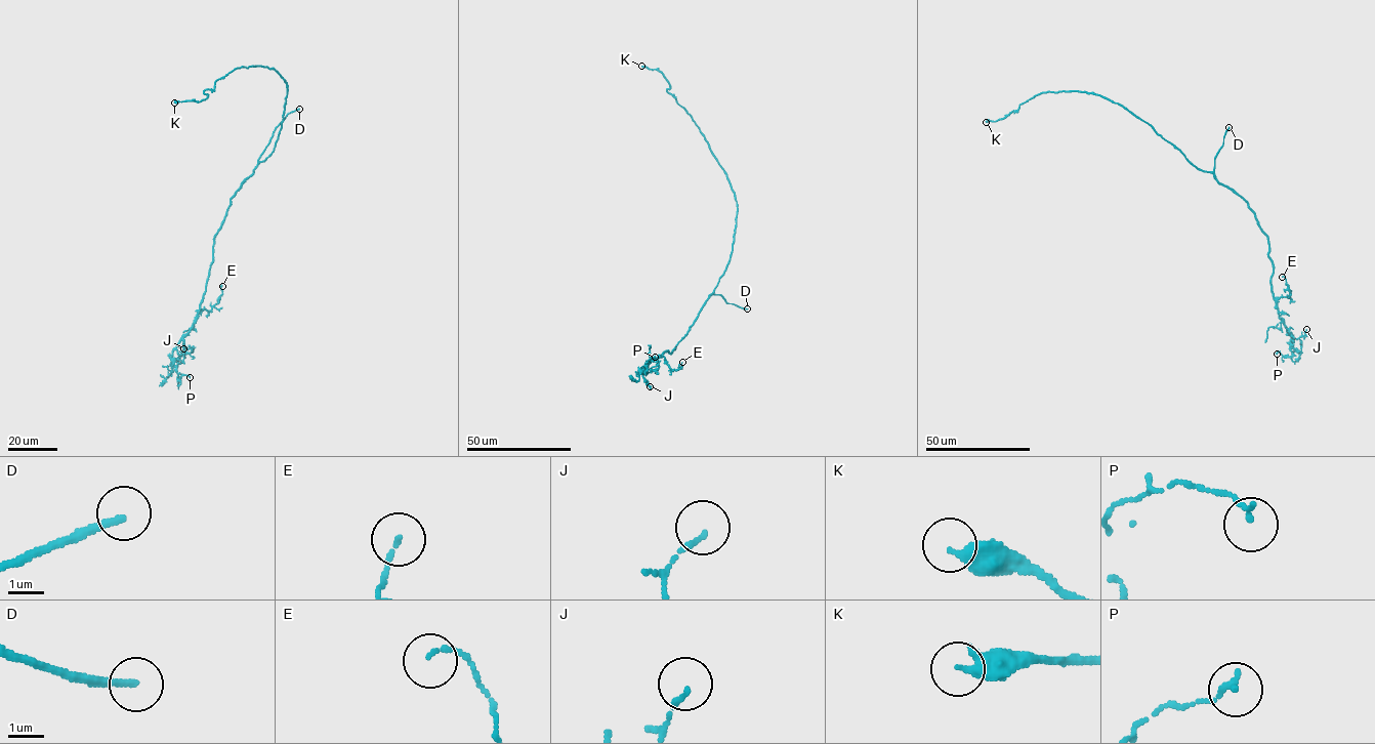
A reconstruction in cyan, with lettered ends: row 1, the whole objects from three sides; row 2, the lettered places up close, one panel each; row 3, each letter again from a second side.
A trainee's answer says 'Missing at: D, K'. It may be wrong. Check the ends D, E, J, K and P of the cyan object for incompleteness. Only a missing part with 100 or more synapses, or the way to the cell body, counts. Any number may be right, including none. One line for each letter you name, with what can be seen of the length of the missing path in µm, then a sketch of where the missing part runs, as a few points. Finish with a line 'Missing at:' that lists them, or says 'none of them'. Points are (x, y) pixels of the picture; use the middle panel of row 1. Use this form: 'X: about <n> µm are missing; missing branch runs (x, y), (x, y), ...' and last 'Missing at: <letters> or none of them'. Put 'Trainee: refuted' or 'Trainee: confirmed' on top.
Trainee: confirmed
D: about 30 µm are missing; missing branch runs (747, 308), (769, 319), (778, 337)
K: about 25 µm are missing; missing branch runs (641, 66), (600, 47)
Missing at: D, K

